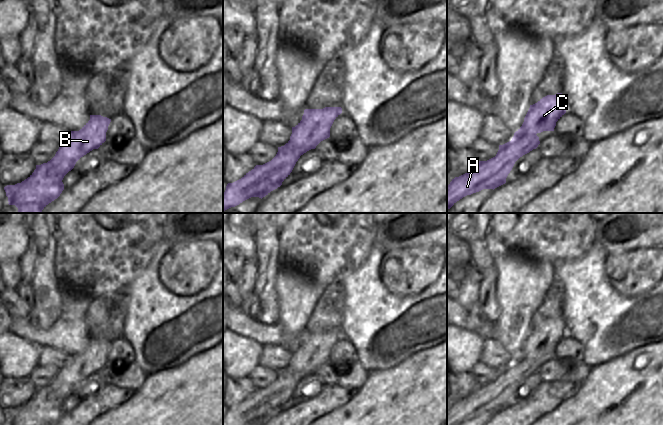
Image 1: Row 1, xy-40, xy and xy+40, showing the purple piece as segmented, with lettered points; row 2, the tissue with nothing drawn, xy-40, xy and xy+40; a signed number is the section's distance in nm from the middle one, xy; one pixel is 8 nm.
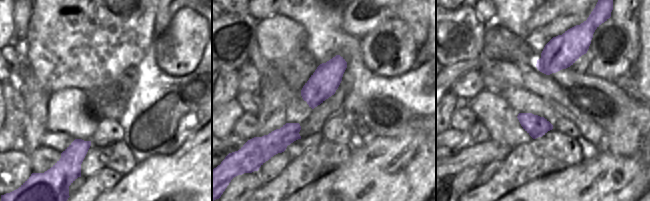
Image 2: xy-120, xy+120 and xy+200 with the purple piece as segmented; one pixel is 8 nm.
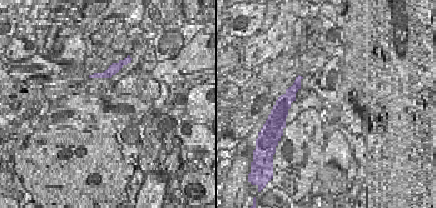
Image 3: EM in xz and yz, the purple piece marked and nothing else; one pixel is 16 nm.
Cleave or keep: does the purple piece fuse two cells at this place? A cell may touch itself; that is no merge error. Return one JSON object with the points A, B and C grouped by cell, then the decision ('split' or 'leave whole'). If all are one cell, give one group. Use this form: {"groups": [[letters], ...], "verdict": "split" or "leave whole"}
{"groups": [["A"], ["B", "C"]], "verdict": "split"}

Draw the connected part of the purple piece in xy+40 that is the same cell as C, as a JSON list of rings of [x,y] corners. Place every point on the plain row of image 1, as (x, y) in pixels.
[[[562,317],[547,319],[530,329],[522,350],[515,360],[536,359],[543,355],[554,355],[556,346],[566,337],[566,324]]]

